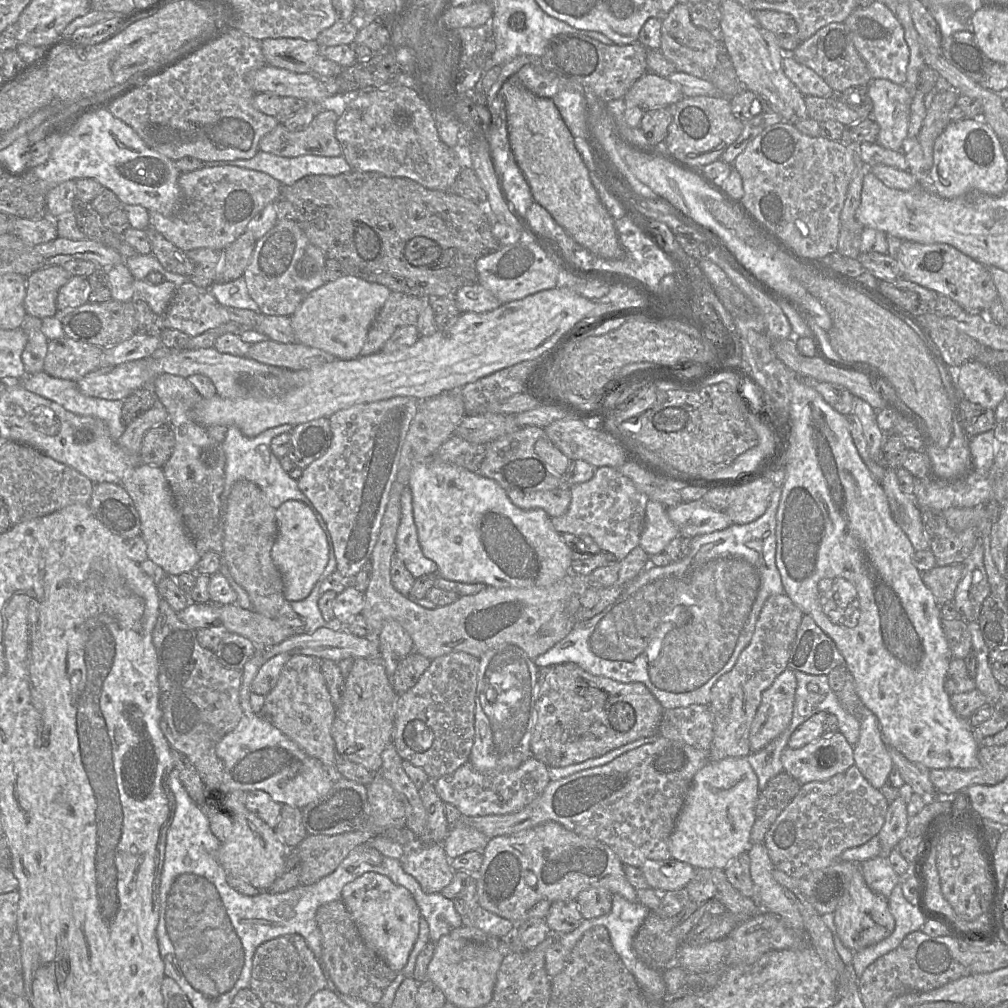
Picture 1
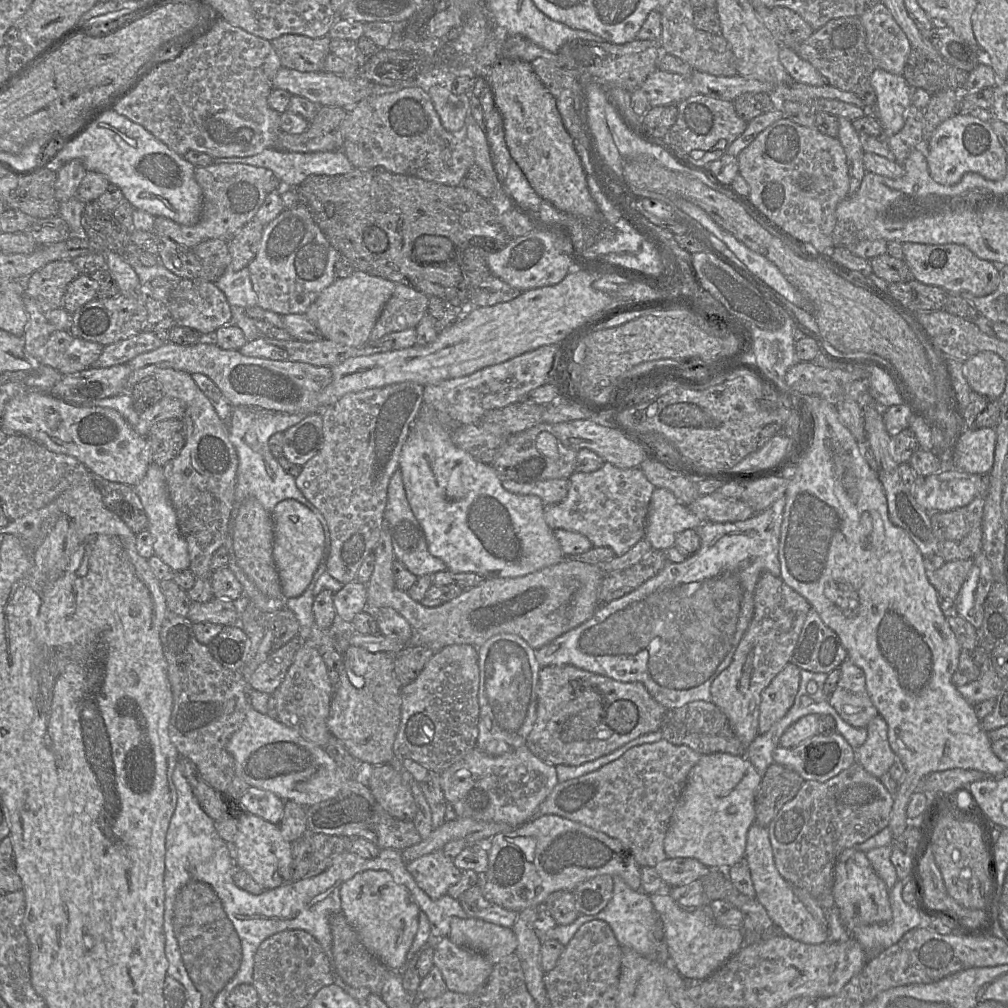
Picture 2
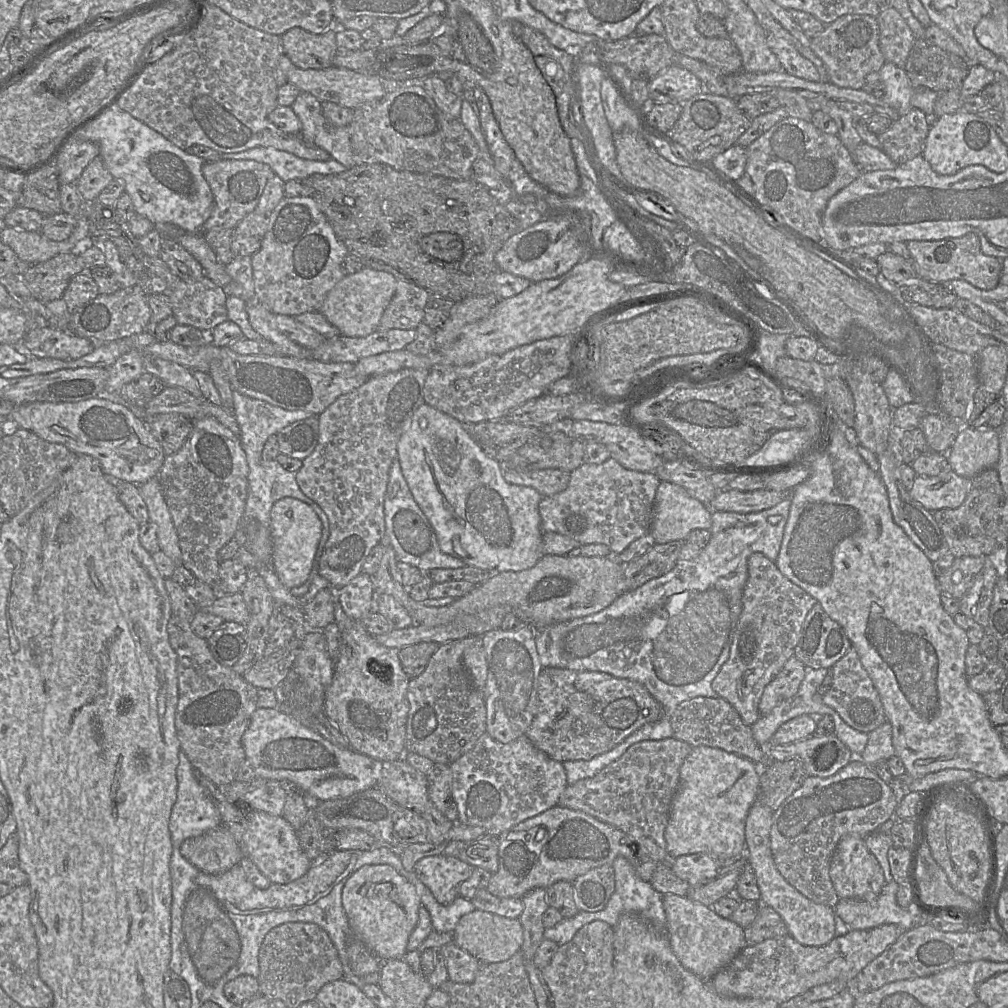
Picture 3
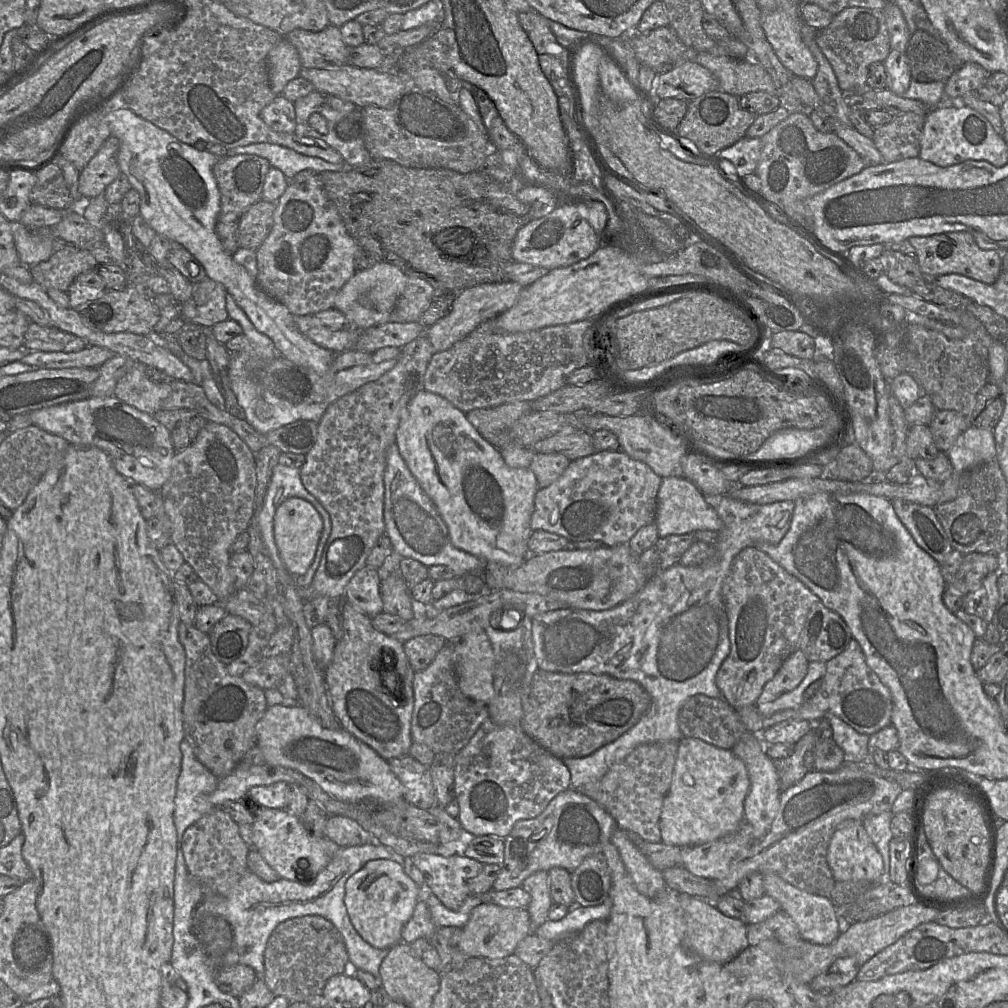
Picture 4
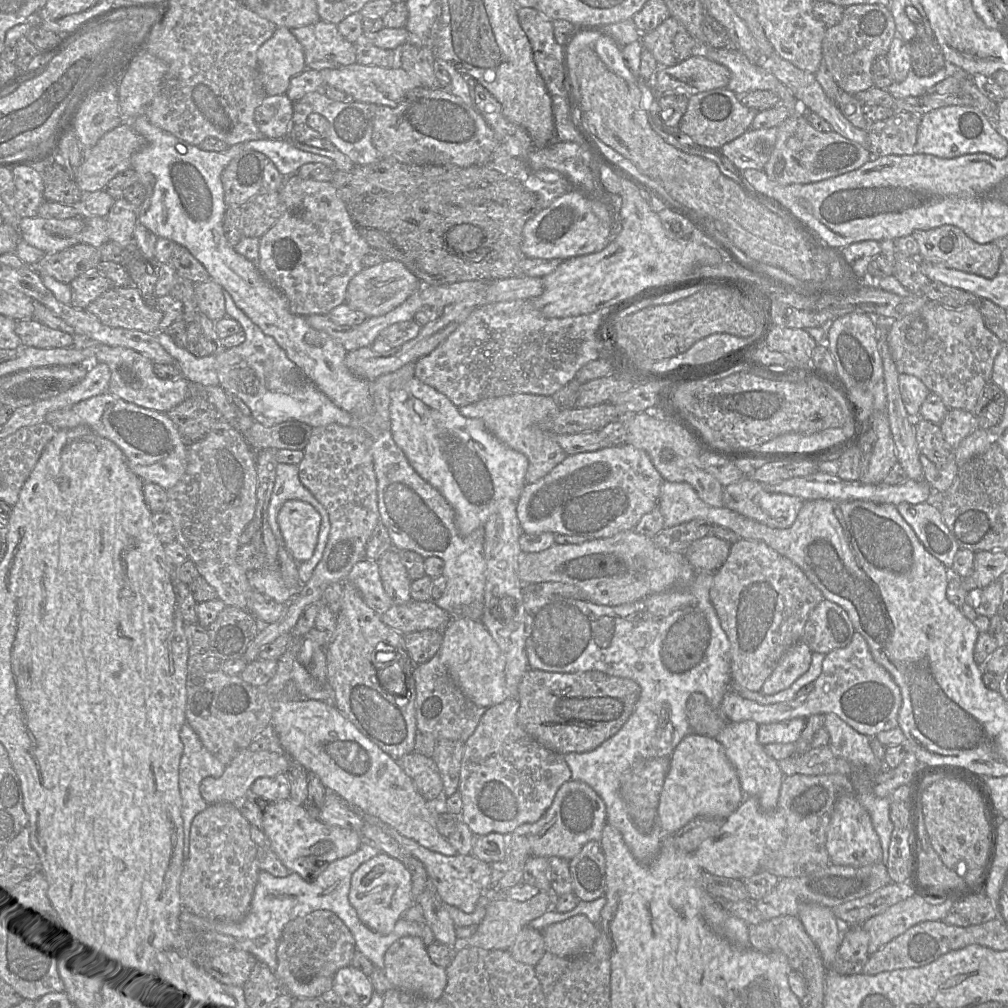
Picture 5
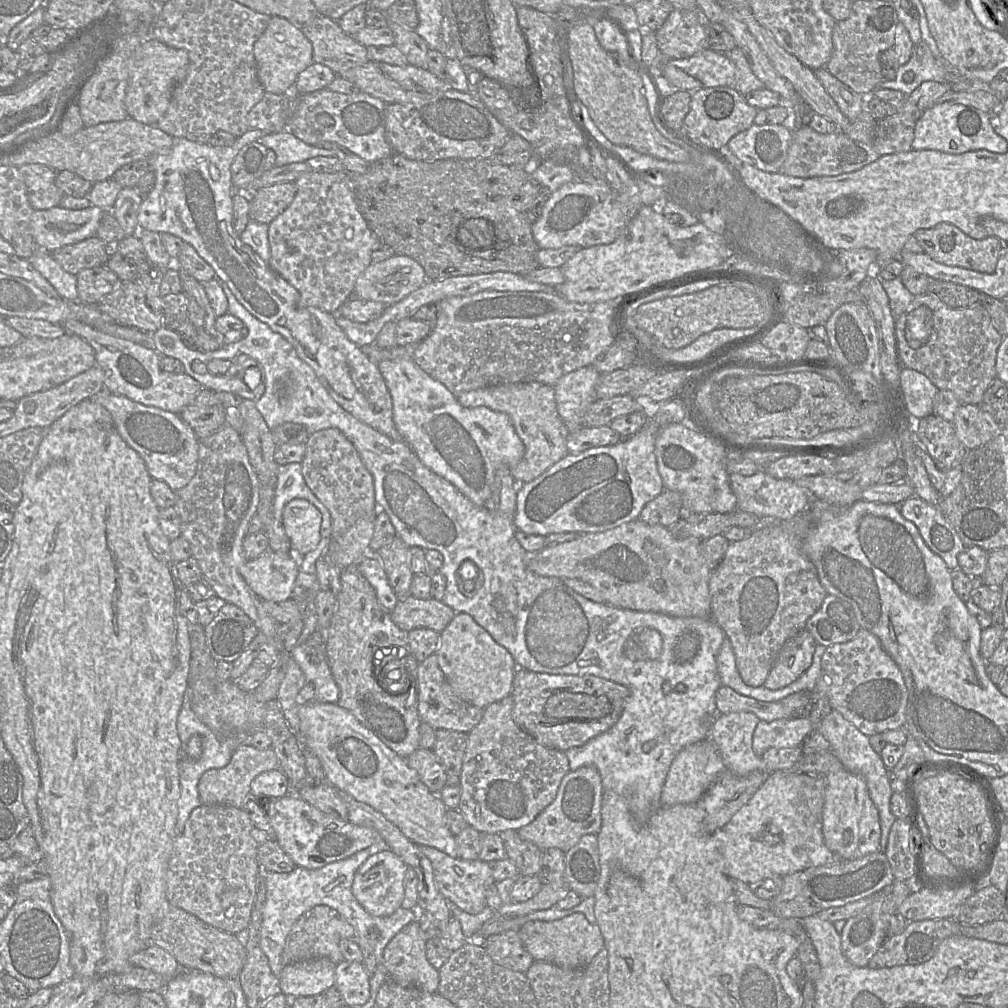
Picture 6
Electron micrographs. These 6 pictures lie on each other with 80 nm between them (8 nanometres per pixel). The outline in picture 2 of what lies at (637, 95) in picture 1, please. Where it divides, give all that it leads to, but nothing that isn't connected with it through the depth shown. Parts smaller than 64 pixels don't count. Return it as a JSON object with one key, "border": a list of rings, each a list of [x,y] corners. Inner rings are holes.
{"border":[[[655,70],[641,84],[651,107],[679,104],[695,94],[689,78],[680,74]]]}

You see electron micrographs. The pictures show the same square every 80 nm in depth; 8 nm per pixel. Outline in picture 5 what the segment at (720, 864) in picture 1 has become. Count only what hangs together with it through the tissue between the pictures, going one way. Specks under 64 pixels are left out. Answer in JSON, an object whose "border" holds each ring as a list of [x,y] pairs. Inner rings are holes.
{"border":[[[689,734],[670,756],[670,768],[660,796],[658,825],[665,836],[672,836],[699,816],[725,820],[743,799],[737,772],[722,744],[714,738]]]}

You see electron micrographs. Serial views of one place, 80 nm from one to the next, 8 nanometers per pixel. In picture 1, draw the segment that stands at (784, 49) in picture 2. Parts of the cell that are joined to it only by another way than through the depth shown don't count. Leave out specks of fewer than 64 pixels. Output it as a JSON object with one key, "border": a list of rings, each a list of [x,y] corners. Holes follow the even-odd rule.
{"border":[[[790,53],[784,55],[782,65],[785,75],[804,96],[833,97],[836,94],[822,77],[797,62]]]}

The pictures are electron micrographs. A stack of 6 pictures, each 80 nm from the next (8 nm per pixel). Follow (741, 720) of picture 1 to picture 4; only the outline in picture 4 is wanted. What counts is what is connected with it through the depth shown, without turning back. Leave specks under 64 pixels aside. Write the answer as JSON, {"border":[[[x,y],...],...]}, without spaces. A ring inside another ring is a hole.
{"border":[[[754,546],[744,548],[734,558],[722,595],[729,621],[730,653],[716,675],[716,685],[722,697],[738,710],[756,705],[765,684],[797,649],[810,607],[821,600]]]}

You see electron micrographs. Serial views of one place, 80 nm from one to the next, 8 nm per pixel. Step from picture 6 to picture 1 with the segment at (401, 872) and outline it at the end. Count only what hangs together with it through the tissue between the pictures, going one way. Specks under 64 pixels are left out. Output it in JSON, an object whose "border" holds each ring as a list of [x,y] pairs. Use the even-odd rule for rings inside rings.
{"border":[[[366,872],[343,887],[341,900],[364,942],[393,971],[401,972],[419,932],[420,910],[412,894],[405,887],[394,884],[387,876]]]}

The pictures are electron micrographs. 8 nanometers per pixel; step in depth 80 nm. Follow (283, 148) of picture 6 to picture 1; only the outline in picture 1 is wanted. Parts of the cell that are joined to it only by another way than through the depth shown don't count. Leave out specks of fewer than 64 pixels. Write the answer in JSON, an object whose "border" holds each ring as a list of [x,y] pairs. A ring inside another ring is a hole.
{"border":[[[260,150],[251,159],[205,162],[204,167],[228,166],[229,161],[231,161],[231,166],[267,173],[277,179],[283,186],[293,185],[308,175],[337,176],[352,170],[342,155],[338,157],[315,155],[282,157]]]}

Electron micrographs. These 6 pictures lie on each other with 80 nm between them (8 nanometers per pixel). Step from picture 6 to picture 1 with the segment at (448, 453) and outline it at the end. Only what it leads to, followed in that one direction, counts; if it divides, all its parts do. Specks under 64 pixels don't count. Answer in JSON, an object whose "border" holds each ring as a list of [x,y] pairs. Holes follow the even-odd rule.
{"border":[[[436,456],[427,458],[415,466],[411,472],[408,487],[412,493],[413,515],[418,531],[418,539],[423,554],[433,560],[438,566],[438,577],[463,583],[483,583],[495,588],[531,588],[545,587],[562,579],[571,571],[574,560],[571,550],[562,539],[552,523],[551,518],[541,508],[523,510],[515,506],[503,489],[496,481],[471,472],[460,466],[440,461]]]}

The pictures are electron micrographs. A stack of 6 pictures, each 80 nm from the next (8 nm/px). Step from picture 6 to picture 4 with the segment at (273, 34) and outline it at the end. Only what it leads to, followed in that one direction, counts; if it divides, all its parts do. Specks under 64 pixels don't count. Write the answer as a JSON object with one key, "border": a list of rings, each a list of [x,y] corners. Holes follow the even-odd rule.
{"border":[[[284,37],[267,55],[267,70],[272,91],[281,95],[287,83],[302,69],[296,48]]]}

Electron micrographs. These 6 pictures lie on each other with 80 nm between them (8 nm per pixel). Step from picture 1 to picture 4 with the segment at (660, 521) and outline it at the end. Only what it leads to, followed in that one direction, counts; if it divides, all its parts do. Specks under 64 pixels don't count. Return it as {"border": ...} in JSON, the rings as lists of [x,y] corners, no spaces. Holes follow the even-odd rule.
{"border":[[[684,477],[662,478],[657,495],[654,522],[657,525],[660,538],[674,534],[687,534],[702,529],[720,531],[723,527],[723,522],[716,509],[705,499],[696,485]]]}

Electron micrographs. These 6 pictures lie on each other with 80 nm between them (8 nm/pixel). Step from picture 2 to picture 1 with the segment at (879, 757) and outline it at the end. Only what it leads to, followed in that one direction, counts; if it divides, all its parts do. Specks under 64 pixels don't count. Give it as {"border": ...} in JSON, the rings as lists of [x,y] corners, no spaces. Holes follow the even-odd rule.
{"border":[[[874,713],[860,721],[860,735],[854,746],[854,762],[861,774],[876,789],[888,781],[893,762]]]}

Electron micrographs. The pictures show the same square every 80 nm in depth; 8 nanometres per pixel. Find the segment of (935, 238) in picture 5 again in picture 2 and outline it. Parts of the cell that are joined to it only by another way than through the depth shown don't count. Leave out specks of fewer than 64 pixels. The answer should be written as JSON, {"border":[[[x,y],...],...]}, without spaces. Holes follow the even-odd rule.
{"border":[[[903,243],[903,260],[908,265],[914,280],[937,286],[949,294],[968,292],[982,297],[993,293],[1000,282],[999,267],[992,262],[978,258],[967,247],[960,244],[918,244]]]}

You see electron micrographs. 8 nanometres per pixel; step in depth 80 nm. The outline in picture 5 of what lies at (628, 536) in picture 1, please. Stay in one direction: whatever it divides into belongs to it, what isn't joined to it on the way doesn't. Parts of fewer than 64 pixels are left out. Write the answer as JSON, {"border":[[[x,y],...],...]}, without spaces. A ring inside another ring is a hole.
{"border":[[[628,443],[594,452],[568,455],[540,480],[526,483],[517,502],[517,517],[523,532],[527,534],[552,532],[586,539],[608,538],[634,529],[643,515],[658,506],[663,481],[649,455]]]}

